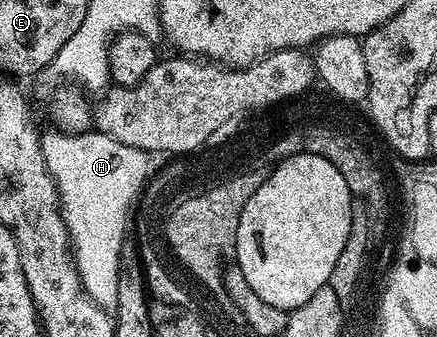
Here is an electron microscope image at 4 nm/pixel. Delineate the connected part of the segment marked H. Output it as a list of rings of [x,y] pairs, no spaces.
[[[97,131],[49,132],[41,134],[42,154],[58,188],[62,218],[70,233],[74,265],[78,268],[82,288],[97,305],[112,307],[116,303],[120,251],[127,240],[126,212],[129,209],[131,212],[147,184],[148,154]]]

